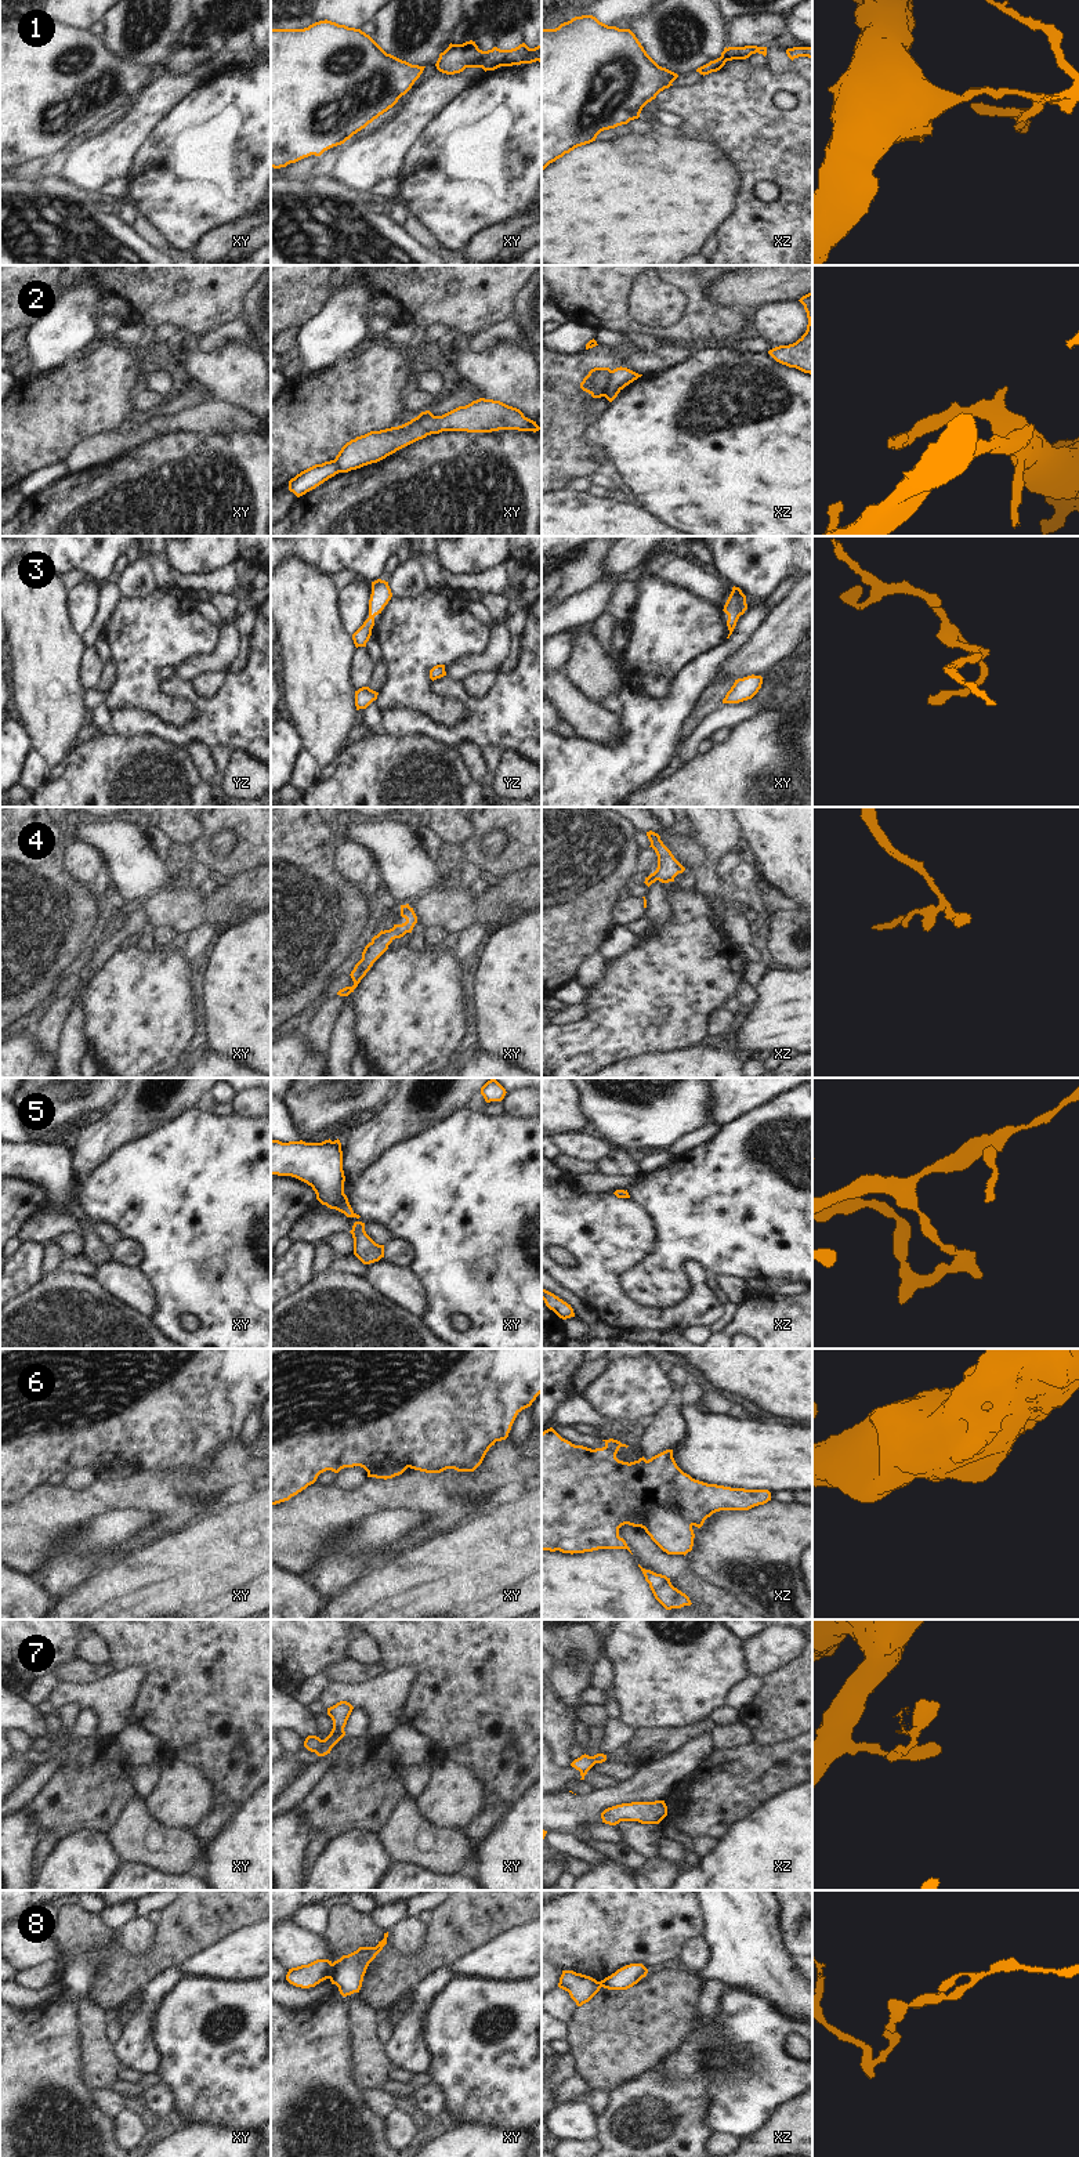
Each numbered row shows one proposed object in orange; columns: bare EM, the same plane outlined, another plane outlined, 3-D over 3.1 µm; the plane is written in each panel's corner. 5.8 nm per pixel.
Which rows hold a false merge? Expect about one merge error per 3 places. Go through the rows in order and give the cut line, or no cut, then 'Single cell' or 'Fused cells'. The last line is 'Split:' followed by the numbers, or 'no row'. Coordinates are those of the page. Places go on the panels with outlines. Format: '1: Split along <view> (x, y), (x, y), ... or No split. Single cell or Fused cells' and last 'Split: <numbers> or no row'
1: Split along xz (721, 55), (727, 60). Fused cells
2: Split along xz (611, 371), (603, 395). Fused cells
3: No split. Single cell
4: No split. Single cell
5: No split. Single cell
6: Split along xz (643, 1524), (651, 1509), (669, 1506), (691, 1526). Fused cells
7: Split along xy (322, 1740), (315, 1752). Fused cells
8: Split along xy (332, 1964), (328, 1978). Fused cells
Split: 1, 2, 6, 7, 8.

